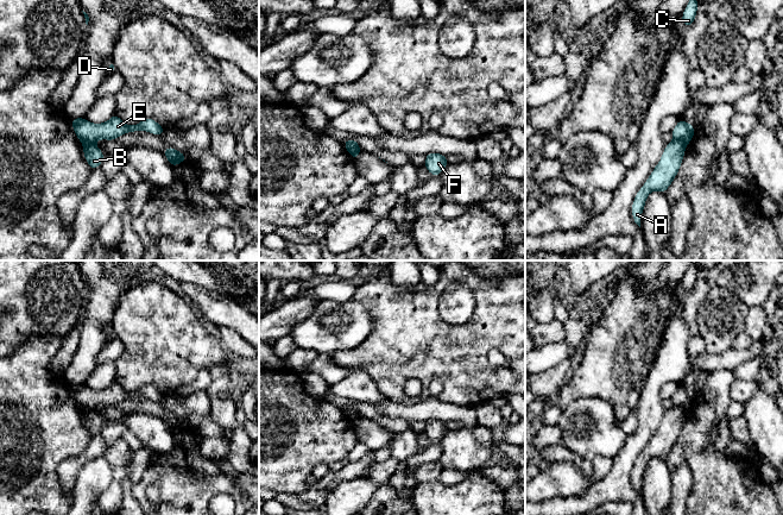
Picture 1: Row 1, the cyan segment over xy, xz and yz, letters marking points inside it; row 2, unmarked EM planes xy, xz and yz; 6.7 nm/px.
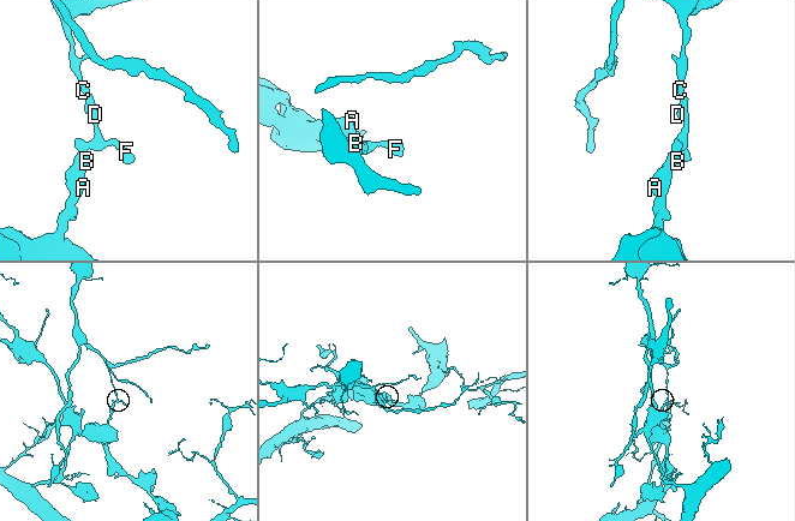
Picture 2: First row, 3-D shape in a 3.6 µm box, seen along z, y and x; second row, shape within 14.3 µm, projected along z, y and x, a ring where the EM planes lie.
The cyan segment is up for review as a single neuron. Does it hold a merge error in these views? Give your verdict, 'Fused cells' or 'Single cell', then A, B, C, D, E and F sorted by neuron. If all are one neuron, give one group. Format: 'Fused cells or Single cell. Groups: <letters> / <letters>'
Fused cells. Groups: A B / C D E F

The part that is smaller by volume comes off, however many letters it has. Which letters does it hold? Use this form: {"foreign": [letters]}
{"foreign": ["C", "D", "E", "F"]}

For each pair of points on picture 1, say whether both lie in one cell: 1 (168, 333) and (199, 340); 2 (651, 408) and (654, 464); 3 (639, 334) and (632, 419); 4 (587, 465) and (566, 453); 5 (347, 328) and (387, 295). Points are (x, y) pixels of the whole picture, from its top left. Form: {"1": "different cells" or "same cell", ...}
{"1": "same cell", "2": "different cells", "3": "different cells", "4": "same cell", "5": "different cells"}

